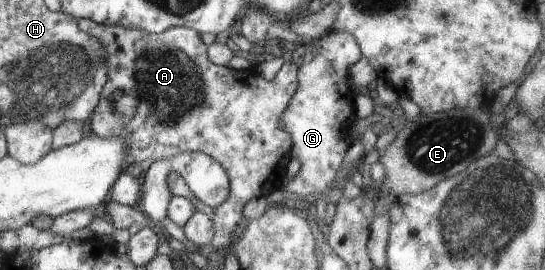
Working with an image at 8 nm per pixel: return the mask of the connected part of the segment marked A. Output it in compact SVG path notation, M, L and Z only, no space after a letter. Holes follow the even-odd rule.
M86 18L78 19L77 26L80 31L96 38L105 54L106 81L100 90L100 99L89 115L92 135L101 138L120 136L125 139L128 154L121 165L124 171L132 162L140 163L143 159L151 159L153 162L180 152L200 152L215 159L224 168L229 181L229 192L220 205L202 205L185 188L182 177L174 171L167 176L167 186L173 196L189 199L195 211L207 215L214 224L215 232L208 250L229 249L238 233L237 223L243 218L241 209L244 203L254 197L265 197L283 185L286 164L292 157L292 142L288 132L277 123L297 88L297 67L292 61L284 62L275 74L264 79L253 71L240 71L213 64L208 59L207 45L200 40L200 34L184 26L169 27L160 33L148 33L136 28L95 24ZM114 90L133 91L136 94L139 105L132 117L114 119L109 100L109 95Z

